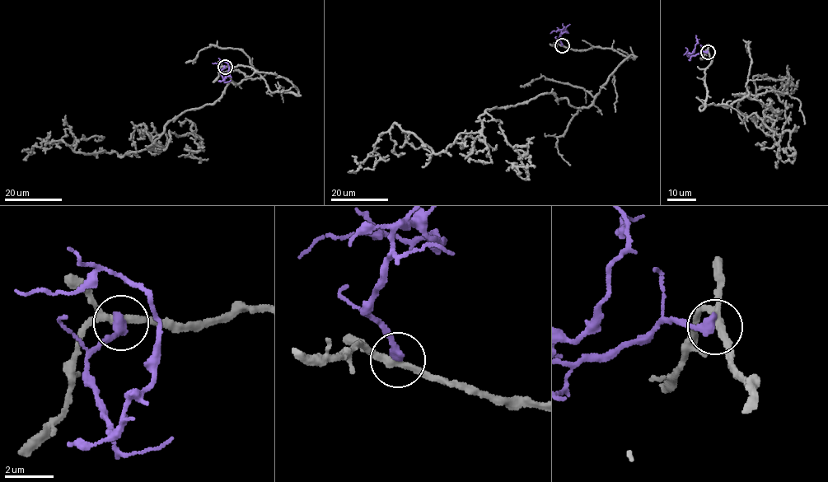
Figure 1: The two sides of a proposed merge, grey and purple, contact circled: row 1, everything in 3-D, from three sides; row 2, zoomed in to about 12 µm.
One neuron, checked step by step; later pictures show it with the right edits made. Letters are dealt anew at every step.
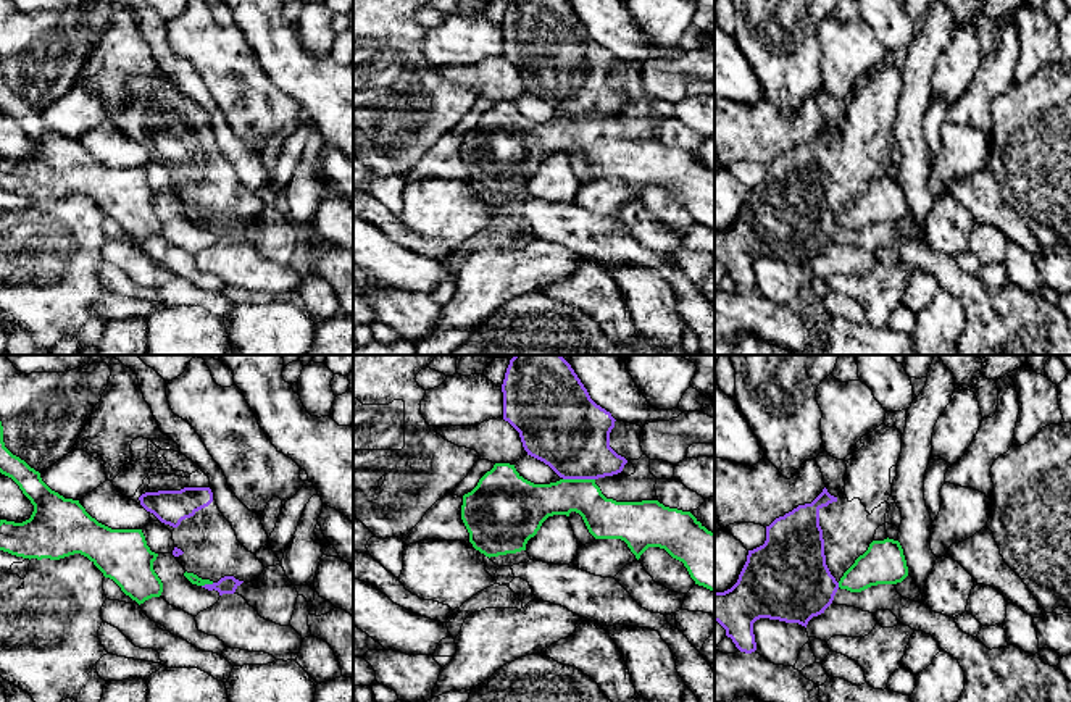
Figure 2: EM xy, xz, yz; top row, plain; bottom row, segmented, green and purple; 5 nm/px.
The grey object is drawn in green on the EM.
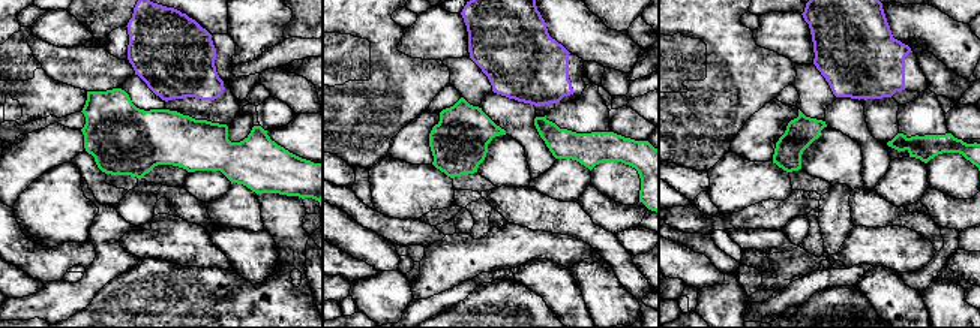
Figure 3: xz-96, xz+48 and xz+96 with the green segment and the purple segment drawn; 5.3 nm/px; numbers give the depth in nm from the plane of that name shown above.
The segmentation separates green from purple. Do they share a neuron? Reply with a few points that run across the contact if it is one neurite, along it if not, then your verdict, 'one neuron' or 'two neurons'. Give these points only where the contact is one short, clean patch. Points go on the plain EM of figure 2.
line xz (563, 116), (594, 118); two neurons

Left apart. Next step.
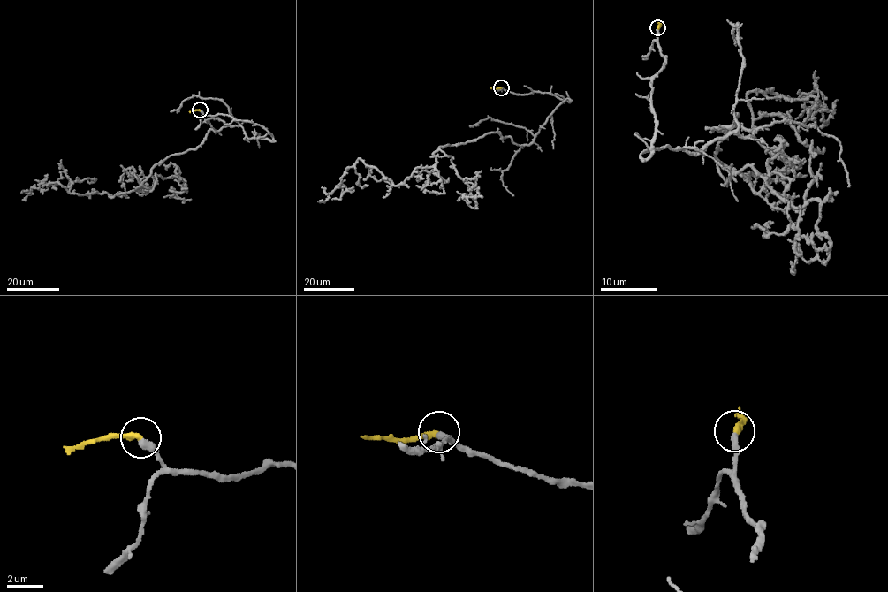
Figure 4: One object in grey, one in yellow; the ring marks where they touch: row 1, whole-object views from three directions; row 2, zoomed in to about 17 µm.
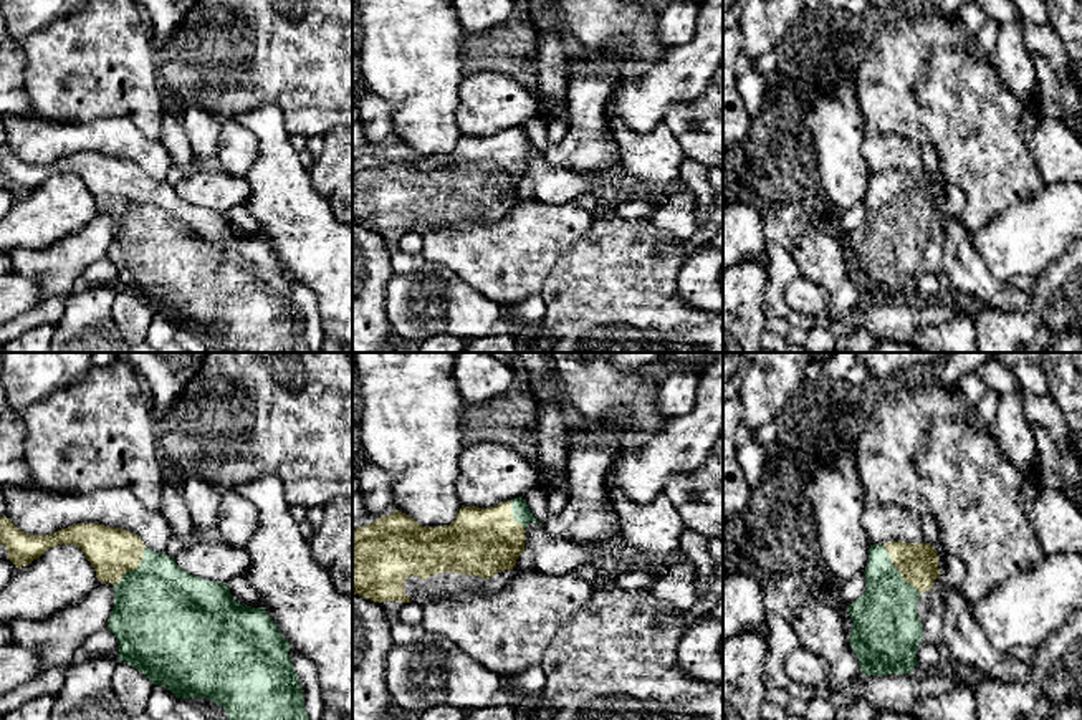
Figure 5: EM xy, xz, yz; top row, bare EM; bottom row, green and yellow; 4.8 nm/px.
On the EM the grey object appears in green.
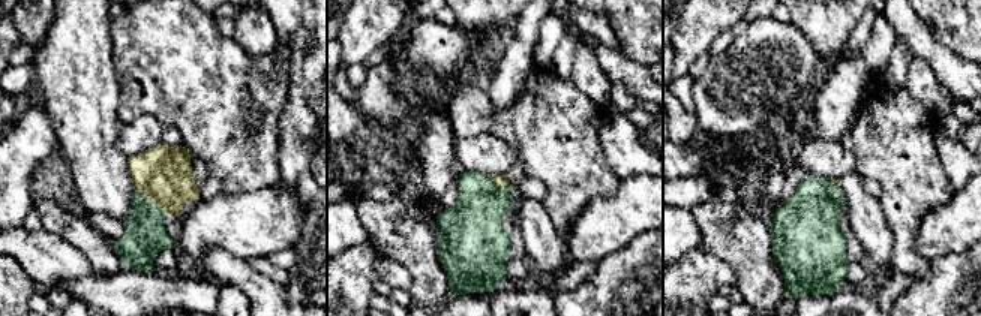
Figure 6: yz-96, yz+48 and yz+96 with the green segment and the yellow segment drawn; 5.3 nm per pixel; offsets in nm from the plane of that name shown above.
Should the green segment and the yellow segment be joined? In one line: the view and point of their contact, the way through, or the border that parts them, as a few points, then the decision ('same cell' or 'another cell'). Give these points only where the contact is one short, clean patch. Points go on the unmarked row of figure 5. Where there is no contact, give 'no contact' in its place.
contact yz (897, 199); same cell

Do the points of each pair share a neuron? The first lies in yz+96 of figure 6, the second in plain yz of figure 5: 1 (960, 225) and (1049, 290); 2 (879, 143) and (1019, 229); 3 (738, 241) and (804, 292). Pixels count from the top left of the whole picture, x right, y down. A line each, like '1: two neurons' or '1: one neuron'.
1: two neurons
2: two neurons
3: two neurons

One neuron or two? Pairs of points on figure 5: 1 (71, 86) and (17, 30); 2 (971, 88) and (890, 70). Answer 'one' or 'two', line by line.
1: two
2: one

